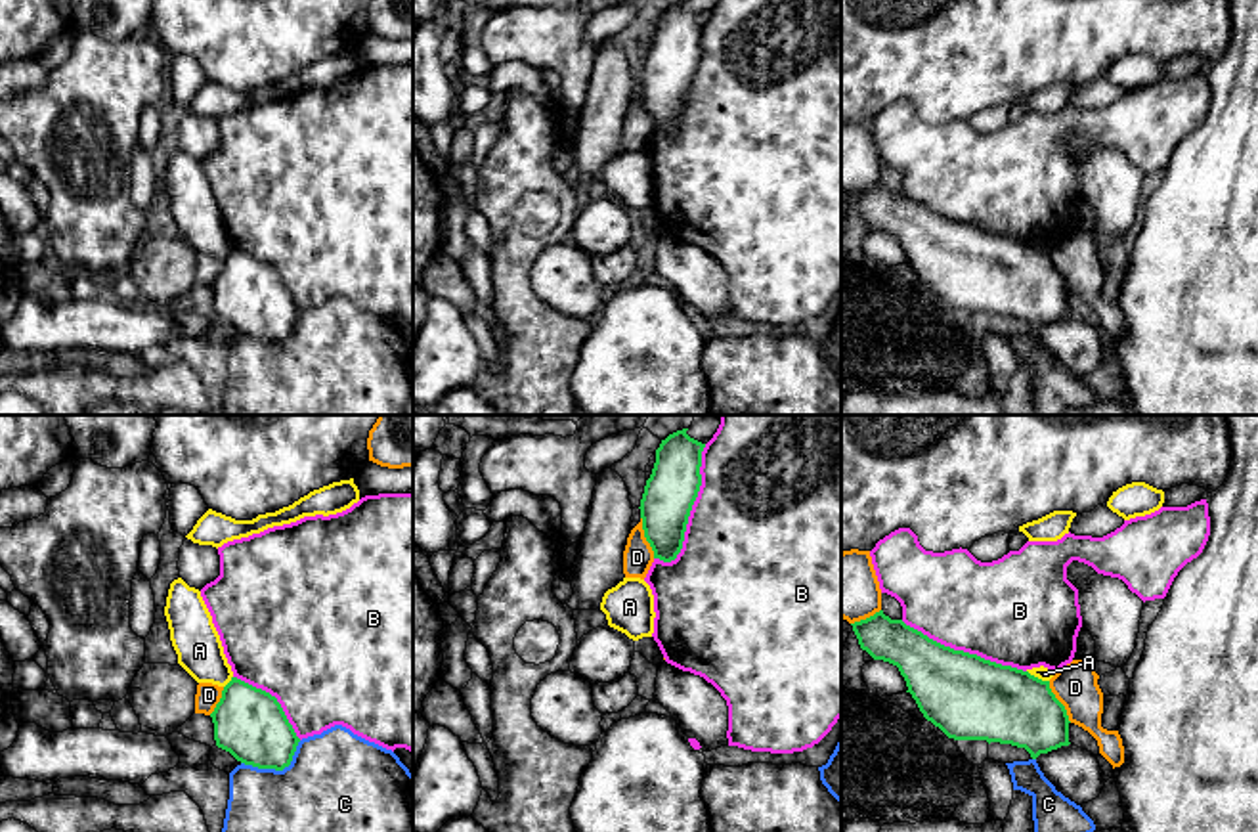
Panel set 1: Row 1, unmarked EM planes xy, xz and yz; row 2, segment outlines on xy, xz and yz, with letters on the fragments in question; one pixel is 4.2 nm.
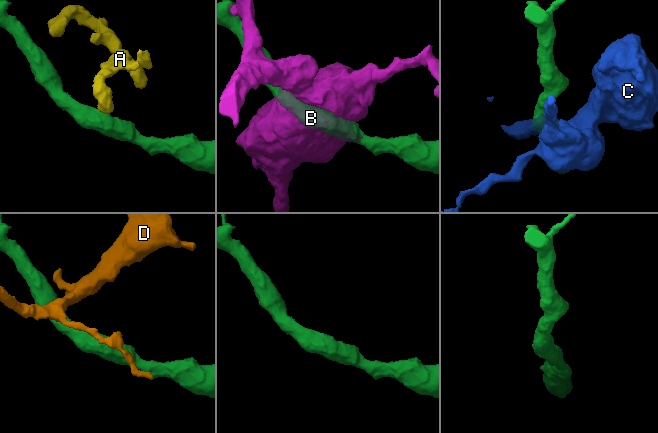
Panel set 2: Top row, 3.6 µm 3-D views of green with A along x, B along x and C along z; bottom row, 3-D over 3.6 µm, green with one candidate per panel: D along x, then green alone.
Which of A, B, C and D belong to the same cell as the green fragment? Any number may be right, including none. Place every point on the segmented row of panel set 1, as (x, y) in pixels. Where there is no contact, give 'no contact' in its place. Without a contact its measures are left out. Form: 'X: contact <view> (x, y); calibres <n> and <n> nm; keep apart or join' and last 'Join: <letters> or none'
A: contact yz (1037, 678); calibres 340 and 60 nm; keep apart
B: contact xz (691, 509); calibres 220 and 500 nm; keep apart
C: contact xy (276, 769); calibres 300 and 400 nm; keep apart
D: contact yz (1060, 702); calibres 320 and 190 nm; keep apart
Join: none

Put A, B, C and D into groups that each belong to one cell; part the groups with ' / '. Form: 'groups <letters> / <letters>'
groups A / B / C / D

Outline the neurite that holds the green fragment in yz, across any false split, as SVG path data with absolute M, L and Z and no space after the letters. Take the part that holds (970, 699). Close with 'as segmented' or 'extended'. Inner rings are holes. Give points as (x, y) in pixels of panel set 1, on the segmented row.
M883 610L851 624L862 650L874 660L899 668L906 687L927 721L954 740L987 740L1025 748L1032 759L1069 746L1069 715L1050 681L1029 671L944 646Z | as segmented

